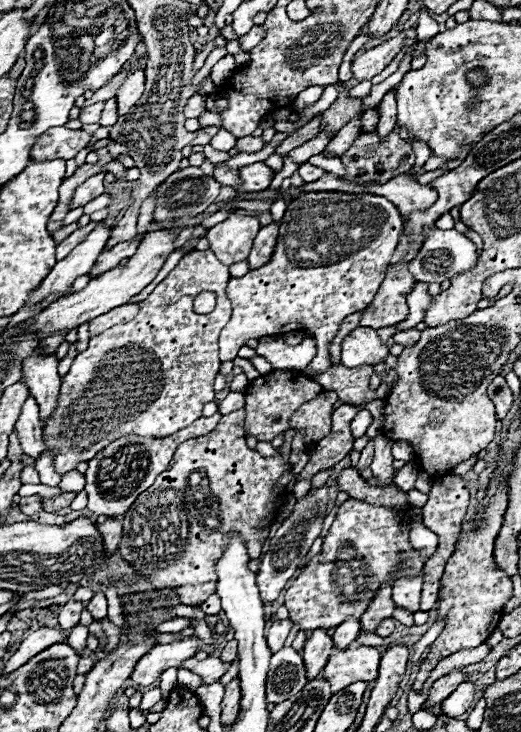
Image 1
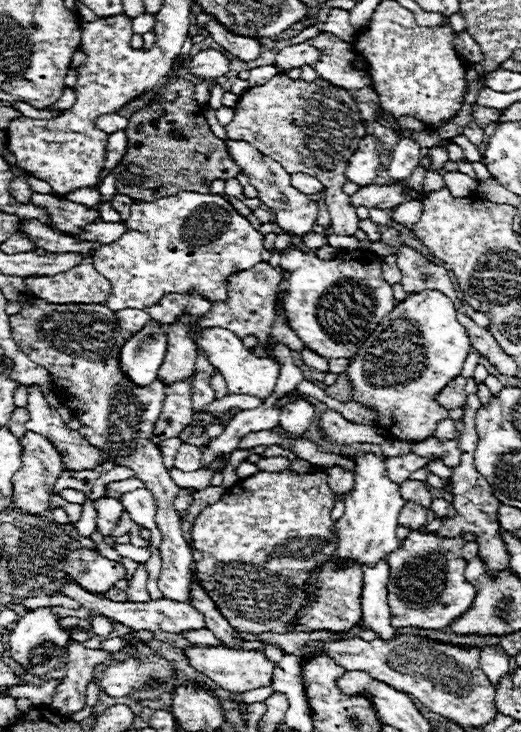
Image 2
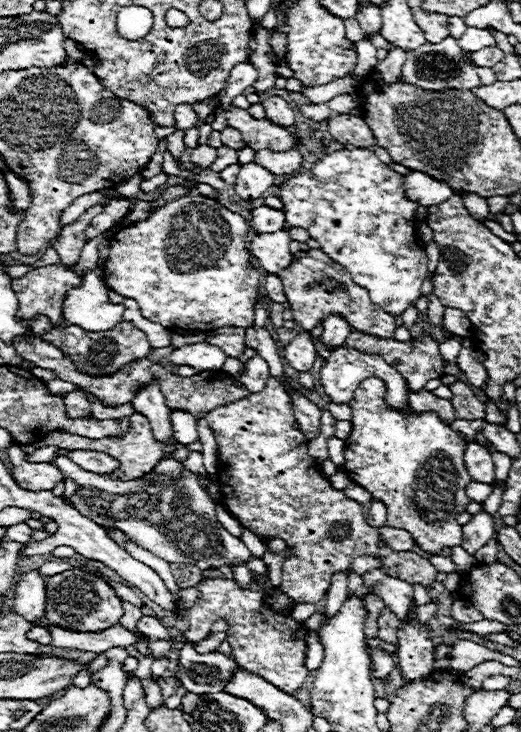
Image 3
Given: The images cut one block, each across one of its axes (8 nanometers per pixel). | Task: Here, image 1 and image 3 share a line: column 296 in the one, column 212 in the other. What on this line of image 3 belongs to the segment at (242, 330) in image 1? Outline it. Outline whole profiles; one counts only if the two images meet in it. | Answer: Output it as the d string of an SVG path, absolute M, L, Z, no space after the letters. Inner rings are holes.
M182 196L178 200L172 200L168 204L164 204L162 208L158 208L150 218L142 220L142 222L136 222L120 232L116 232L110 240L110 256L108 256L108 262L104 264L104 282L114 290L118 292L120 296L128 296L128 298L134 298L138 302L138 308L142 310L142 316L152 320L152 322L158 322L166 328L170 326L190 326L190 328L196 328L196 330L218 330L218 328L224 328L224 326L236 326L236 328L248 328L254 324L254 304L256 304L256 298L258 298L258 288L260 288L260 270L256 270L254 262L252 262L252 256L250 256L250 250L246 248L248 246L248 236L250 232L250 224L240 216L240 214L234 214L230 212L228 208L224 208L216 198L208 198L208 196Z

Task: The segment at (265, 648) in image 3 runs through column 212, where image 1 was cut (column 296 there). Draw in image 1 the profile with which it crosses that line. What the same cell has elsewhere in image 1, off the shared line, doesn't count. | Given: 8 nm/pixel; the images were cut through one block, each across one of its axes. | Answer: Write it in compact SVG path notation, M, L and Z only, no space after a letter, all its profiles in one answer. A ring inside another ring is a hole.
M350 498L340 504L336 518L330 526L330 532L326 534L322 542L322 552L316 554L302 570L302 574L292 582L292 586L286 590L286 602L284 606L290 612L290 620L300 624L302 630L330 630L340 626L348 618L360 618L368 604L372 602L374 594L388 582L396 582L398 578L412 578L418 576L424 558L418 550L412 548L408 534L412 530L412 518L408 510L396 512L394 508L368 504L364 500Z

